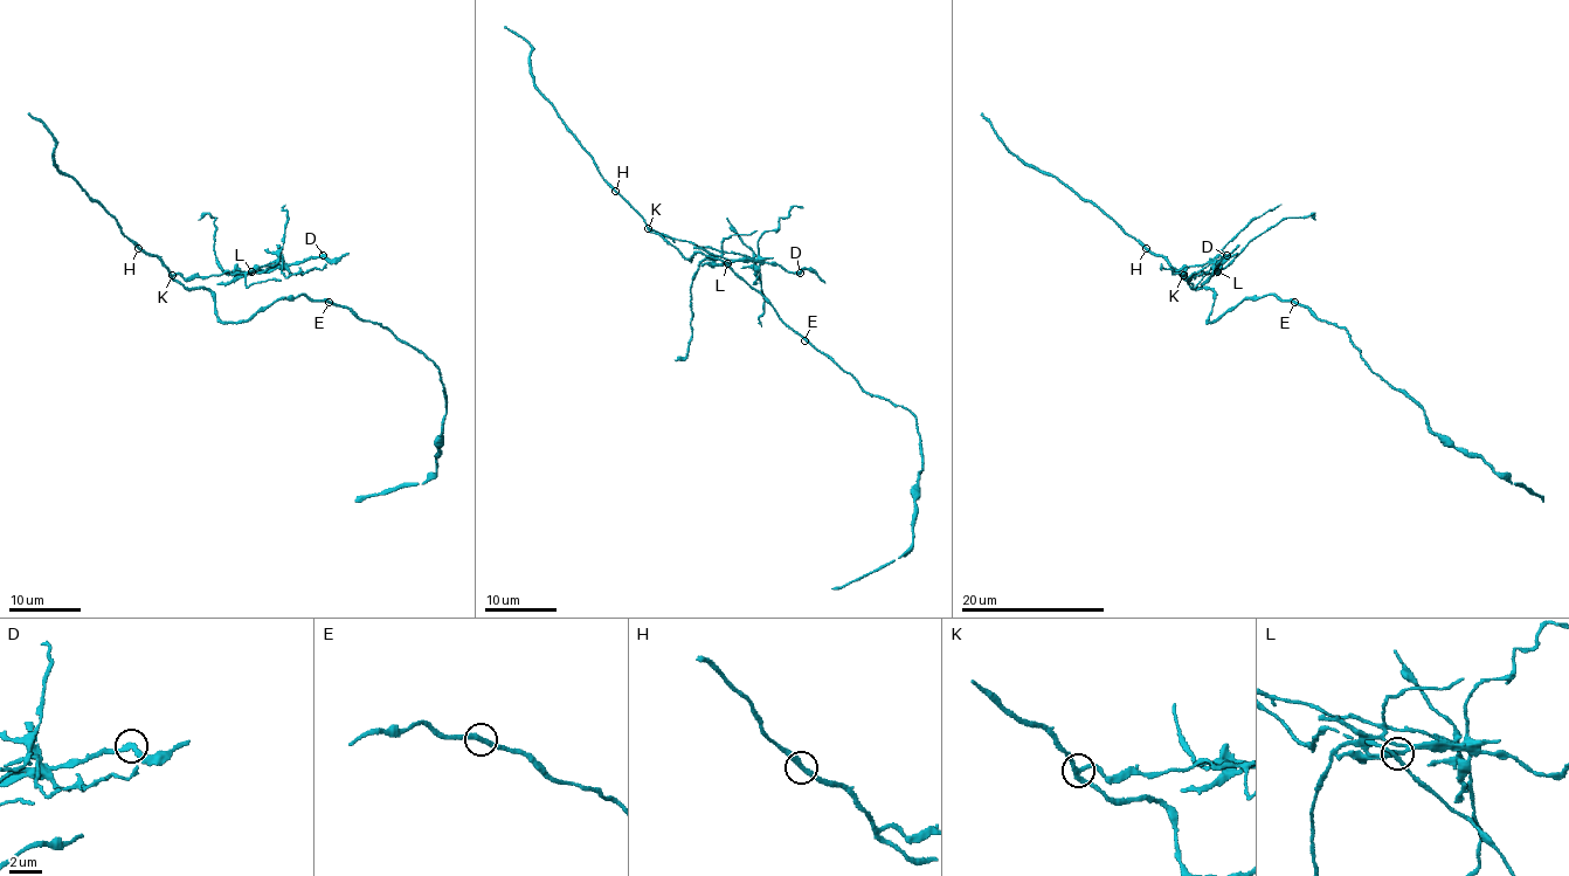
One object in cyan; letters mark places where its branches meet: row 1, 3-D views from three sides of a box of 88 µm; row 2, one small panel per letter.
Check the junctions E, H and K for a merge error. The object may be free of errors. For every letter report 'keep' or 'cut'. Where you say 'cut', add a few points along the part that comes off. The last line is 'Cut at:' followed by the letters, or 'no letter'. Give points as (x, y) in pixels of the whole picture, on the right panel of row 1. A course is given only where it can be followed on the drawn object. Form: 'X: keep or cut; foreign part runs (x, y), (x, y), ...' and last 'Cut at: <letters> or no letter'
E: keep
H: keep
K: cut; foreign part runs (1183, 275), (1190, 278), (1202, 271), (1217, 271), (1253, 239), (1287, 218), (1307, 218), (1311, 214), (1314, 219)
Cut at: K

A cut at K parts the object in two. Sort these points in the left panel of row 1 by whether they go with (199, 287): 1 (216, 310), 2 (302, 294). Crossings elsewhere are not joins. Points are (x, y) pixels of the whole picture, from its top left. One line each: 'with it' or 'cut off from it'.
1: with it
2: with it

